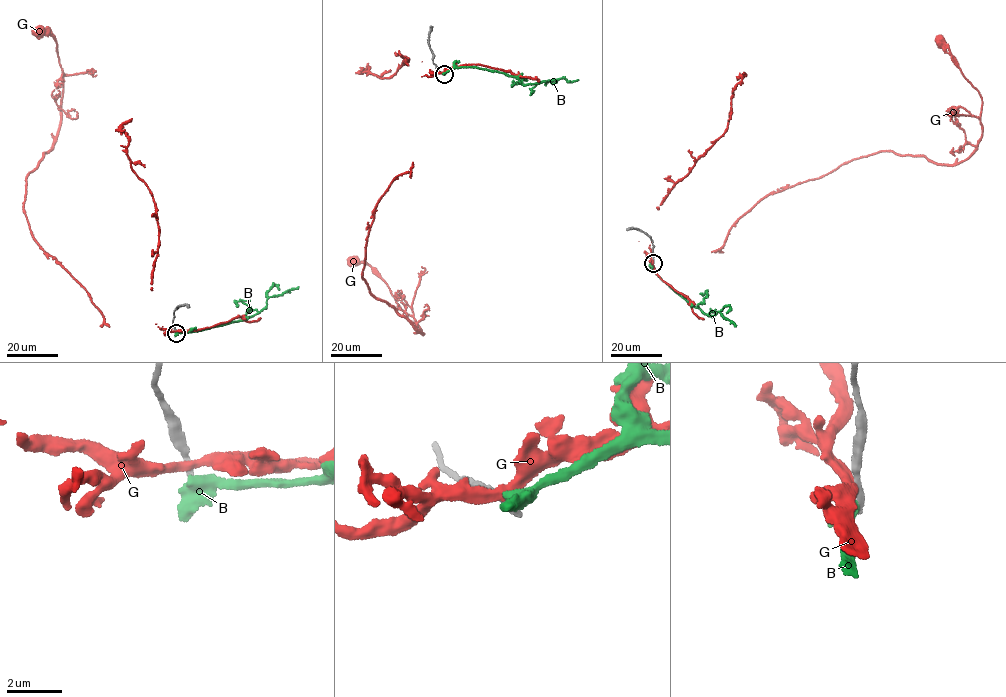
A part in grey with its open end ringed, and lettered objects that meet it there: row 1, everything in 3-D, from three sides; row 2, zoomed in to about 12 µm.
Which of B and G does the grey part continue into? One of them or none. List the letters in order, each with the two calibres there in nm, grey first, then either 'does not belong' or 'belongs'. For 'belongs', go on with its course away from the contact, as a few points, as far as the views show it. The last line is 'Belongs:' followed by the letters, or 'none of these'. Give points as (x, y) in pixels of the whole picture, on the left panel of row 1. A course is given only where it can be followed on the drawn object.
B: calibres 220 and 500 nm; does not belong
G: calibres 320 and 320 nm; does not belong
Belongs: none of these

